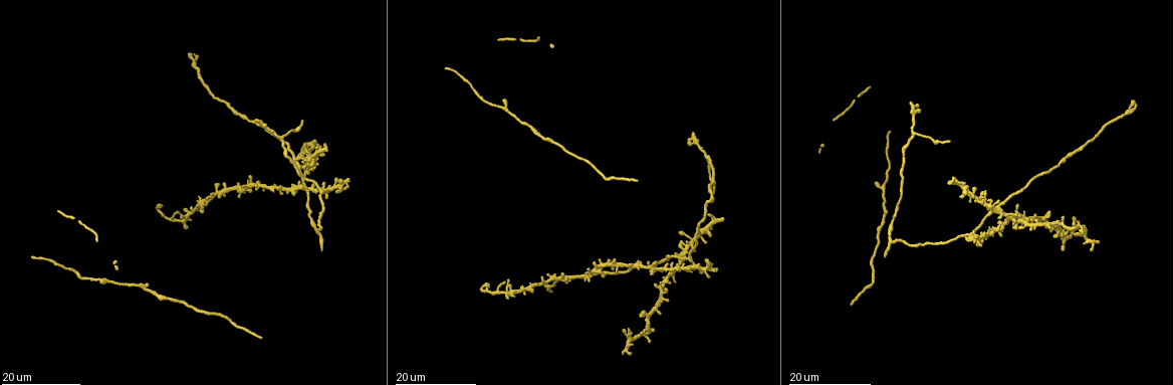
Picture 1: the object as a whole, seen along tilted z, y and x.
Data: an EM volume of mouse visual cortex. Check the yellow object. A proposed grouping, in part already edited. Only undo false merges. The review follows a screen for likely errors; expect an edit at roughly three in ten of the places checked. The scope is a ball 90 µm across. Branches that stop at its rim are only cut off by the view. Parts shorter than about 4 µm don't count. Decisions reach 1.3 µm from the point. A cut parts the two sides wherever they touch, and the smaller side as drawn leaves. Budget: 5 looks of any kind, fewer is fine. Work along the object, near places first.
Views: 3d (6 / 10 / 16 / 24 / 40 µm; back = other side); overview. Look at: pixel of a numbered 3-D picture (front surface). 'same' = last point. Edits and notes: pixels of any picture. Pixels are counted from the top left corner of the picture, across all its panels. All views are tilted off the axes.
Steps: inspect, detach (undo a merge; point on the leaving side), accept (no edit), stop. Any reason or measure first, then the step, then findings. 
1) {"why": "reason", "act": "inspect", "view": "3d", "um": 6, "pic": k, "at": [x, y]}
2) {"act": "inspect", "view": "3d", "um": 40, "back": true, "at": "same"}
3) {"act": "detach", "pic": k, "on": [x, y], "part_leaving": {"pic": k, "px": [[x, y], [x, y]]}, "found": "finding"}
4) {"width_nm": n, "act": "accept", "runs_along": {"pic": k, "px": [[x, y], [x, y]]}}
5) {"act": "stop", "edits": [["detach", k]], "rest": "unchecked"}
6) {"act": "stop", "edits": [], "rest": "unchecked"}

{"act": "inspect", "view": "3d", "um": 16, "pic": 1, "at": [628, 349]}

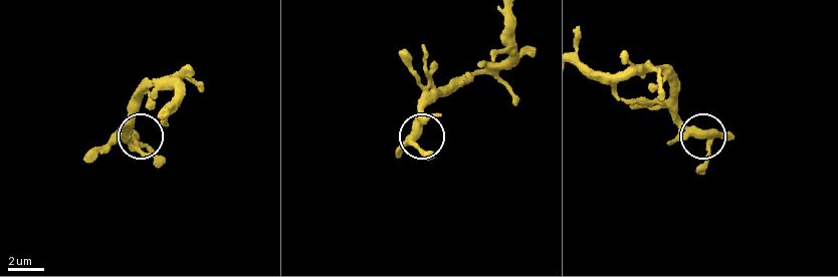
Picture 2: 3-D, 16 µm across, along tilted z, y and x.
{"why": "zoom in", "act": "inspect", "view": "3d", "um": 10, "pic": 2, "at": [701, 138]}

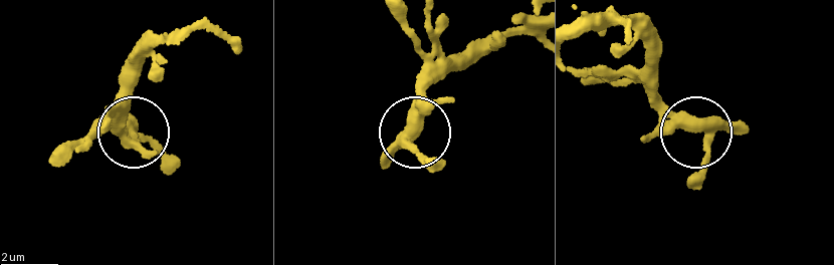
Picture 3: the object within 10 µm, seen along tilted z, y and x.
{"act": "accept", "found": "continuous, no second neuron"}

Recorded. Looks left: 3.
{"act": "inspect", "view": "3d", "um": 16, "pic": 1, "at": [505, 108]}

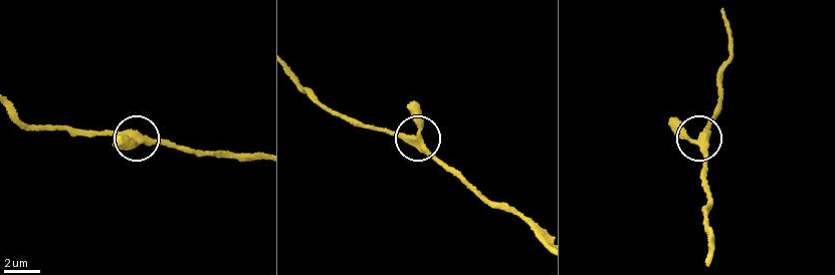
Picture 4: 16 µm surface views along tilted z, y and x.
{"act": "inspect", "view": "3d", "um": 10, "pic": 4, "at": [417, 138]}

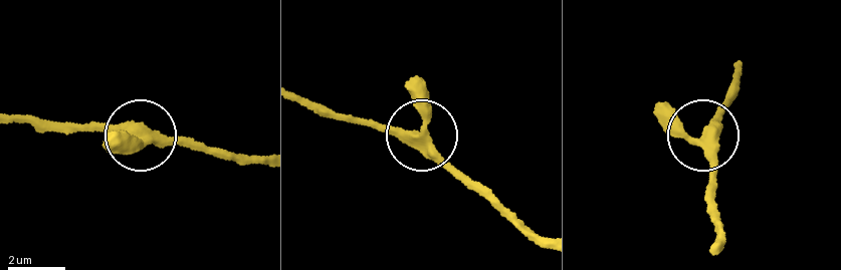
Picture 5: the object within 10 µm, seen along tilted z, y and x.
{"width_nm": 360, "act": "accept", "runs_along": {"pic": 5, "px": [[541, 246], [437, 163], [420, 129], [415, 77]]}, "found": "all the same neuron"}

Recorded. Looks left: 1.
{"act": "stop", "edits": [], "rest": "unchecked"}

